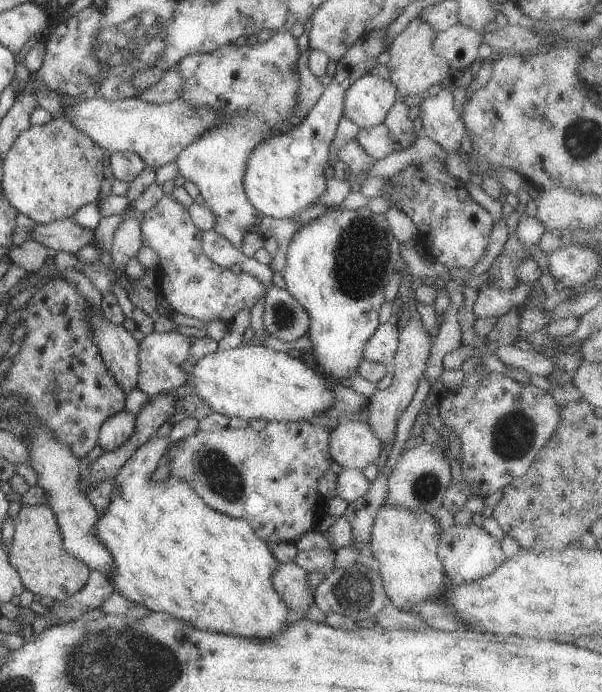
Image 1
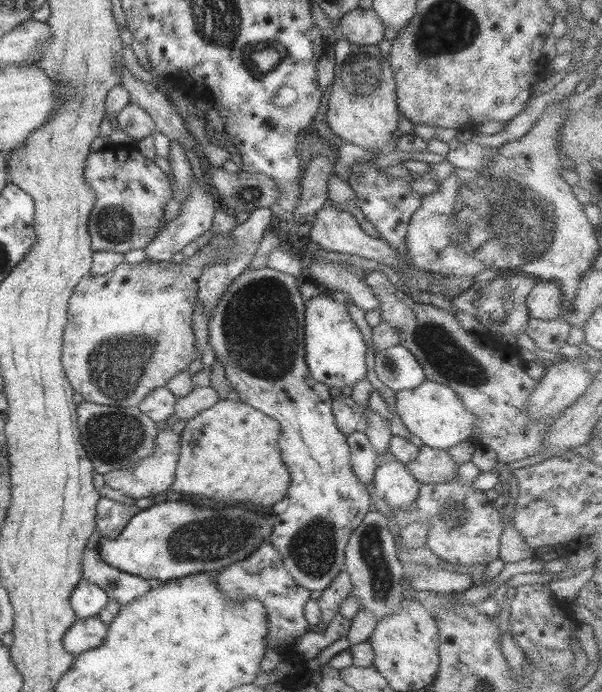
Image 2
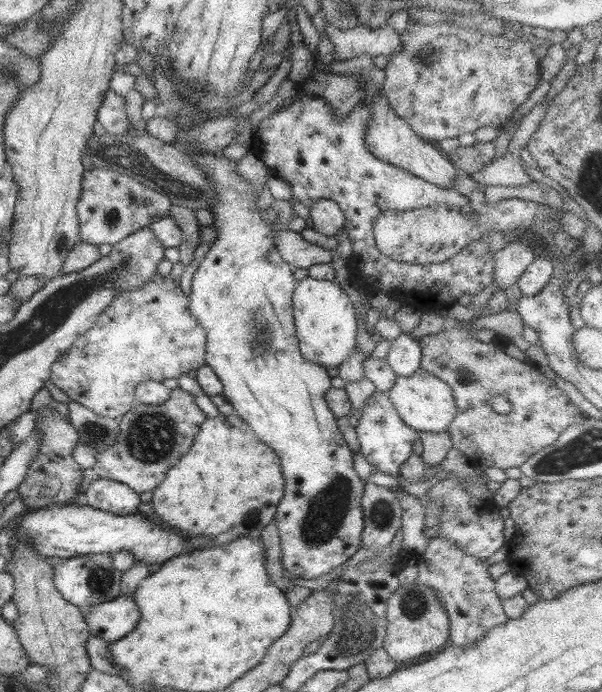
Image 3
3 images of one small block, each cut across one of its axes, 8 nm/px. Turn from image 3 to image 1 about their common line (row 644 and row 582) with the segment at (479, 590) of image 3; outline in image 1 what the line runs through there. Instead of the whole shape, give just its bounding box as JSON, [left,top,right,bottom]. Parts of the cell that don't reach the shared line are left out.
[437,522,507,586]

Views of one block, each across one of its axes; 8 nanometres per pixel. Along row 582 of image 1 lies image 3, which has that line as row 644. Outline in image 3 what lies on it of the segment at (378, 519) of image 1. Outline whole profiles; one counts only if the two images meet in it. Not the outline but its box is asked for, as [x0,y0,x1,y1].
[383,583,450,666]

